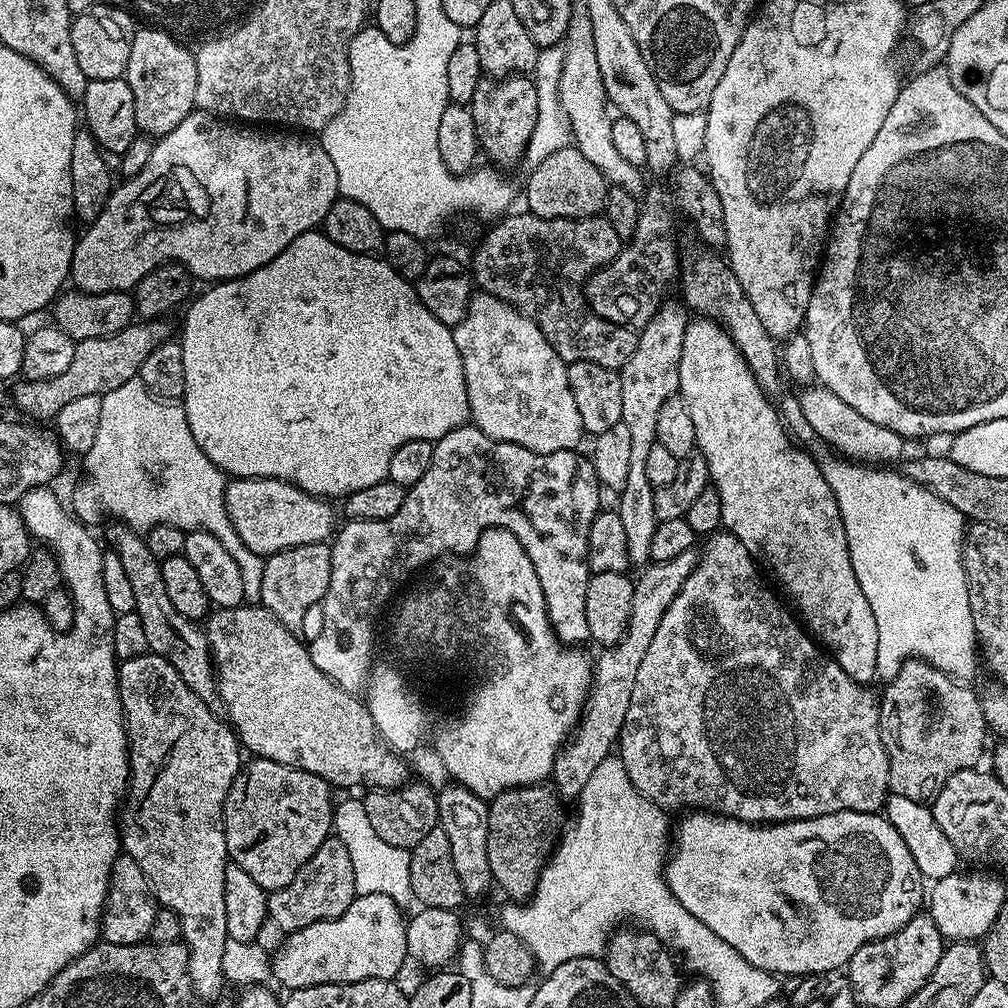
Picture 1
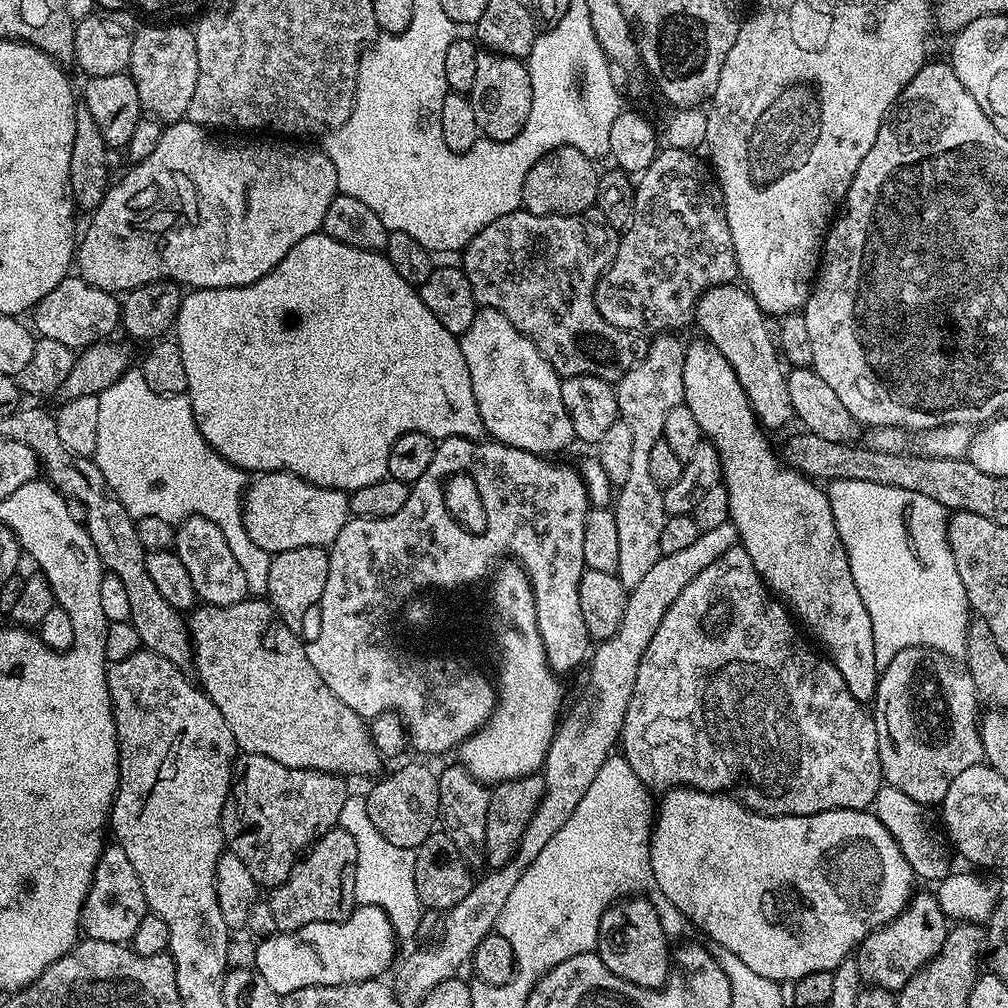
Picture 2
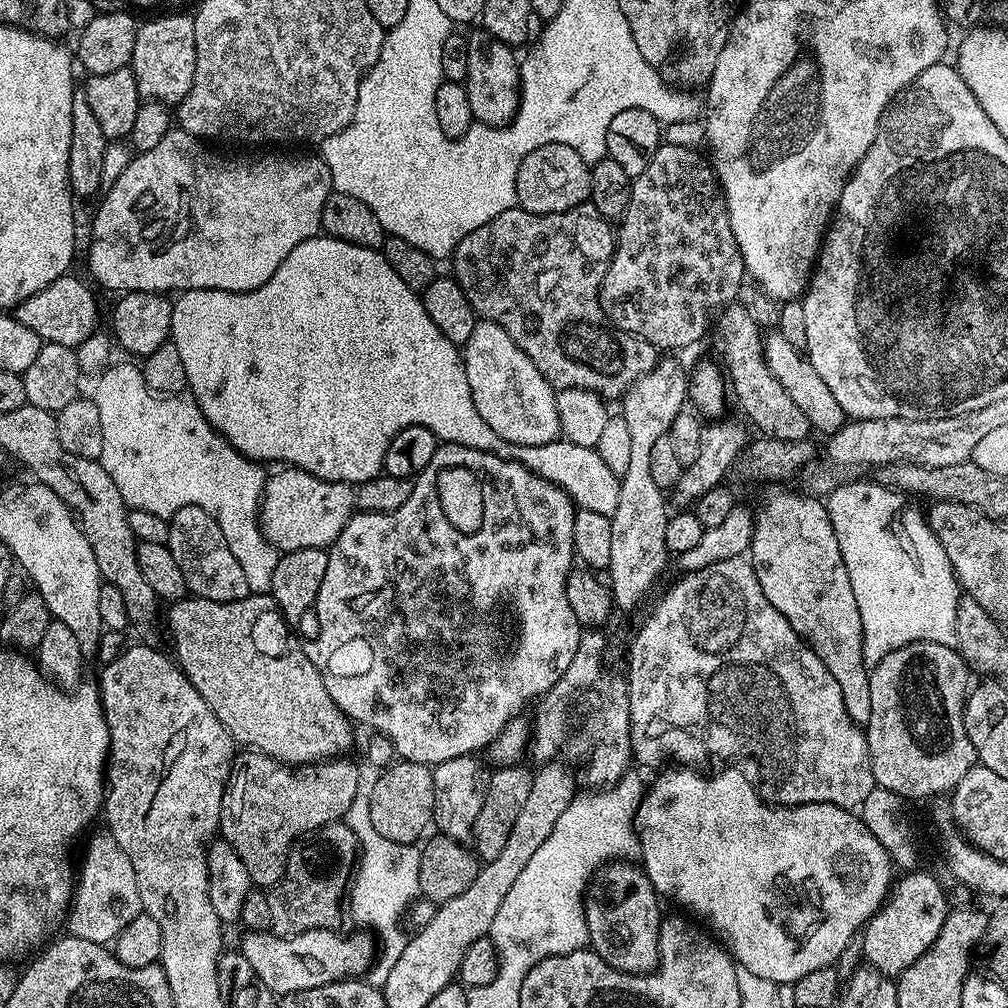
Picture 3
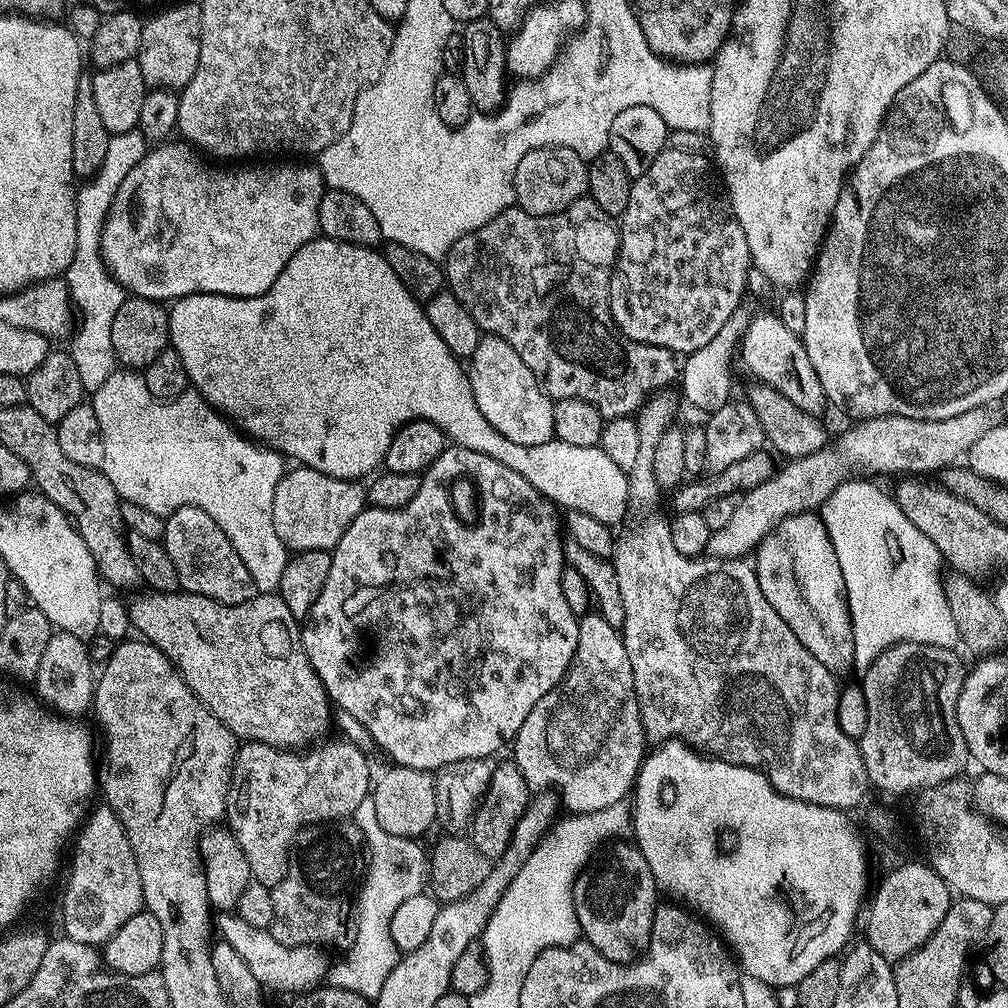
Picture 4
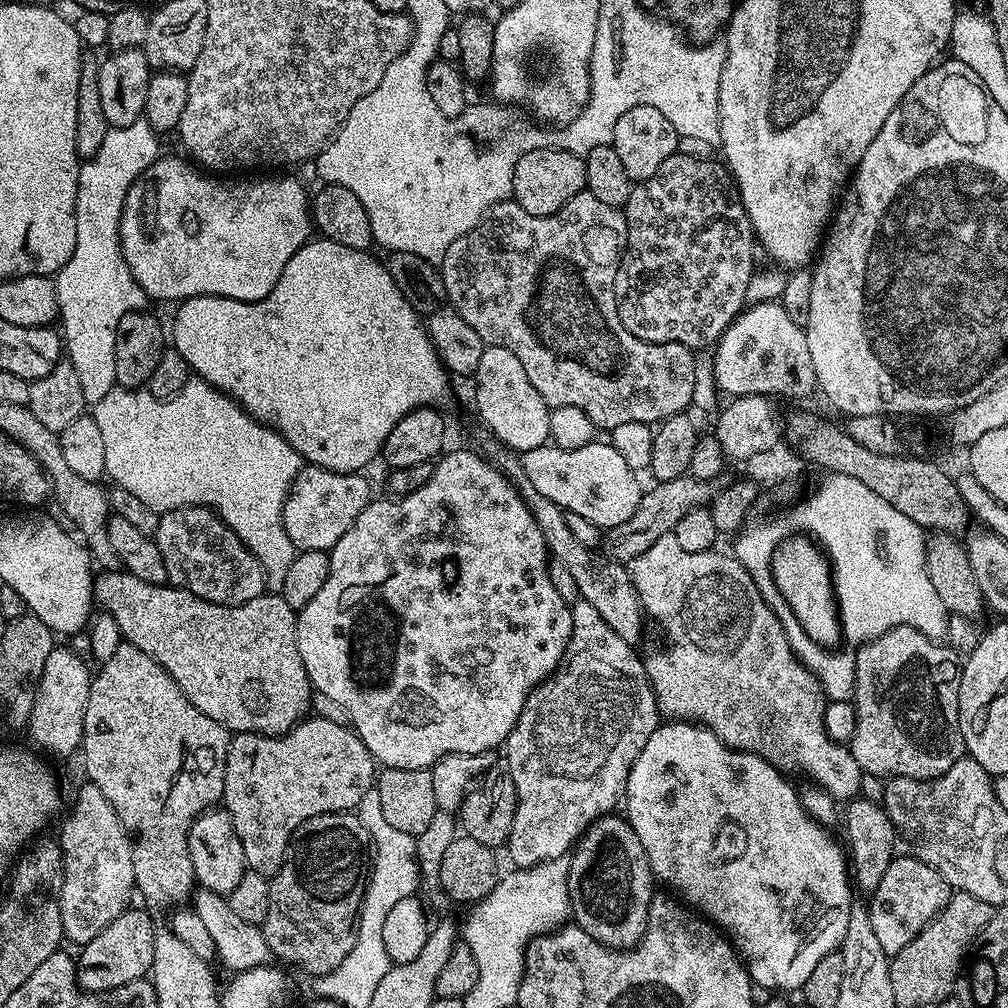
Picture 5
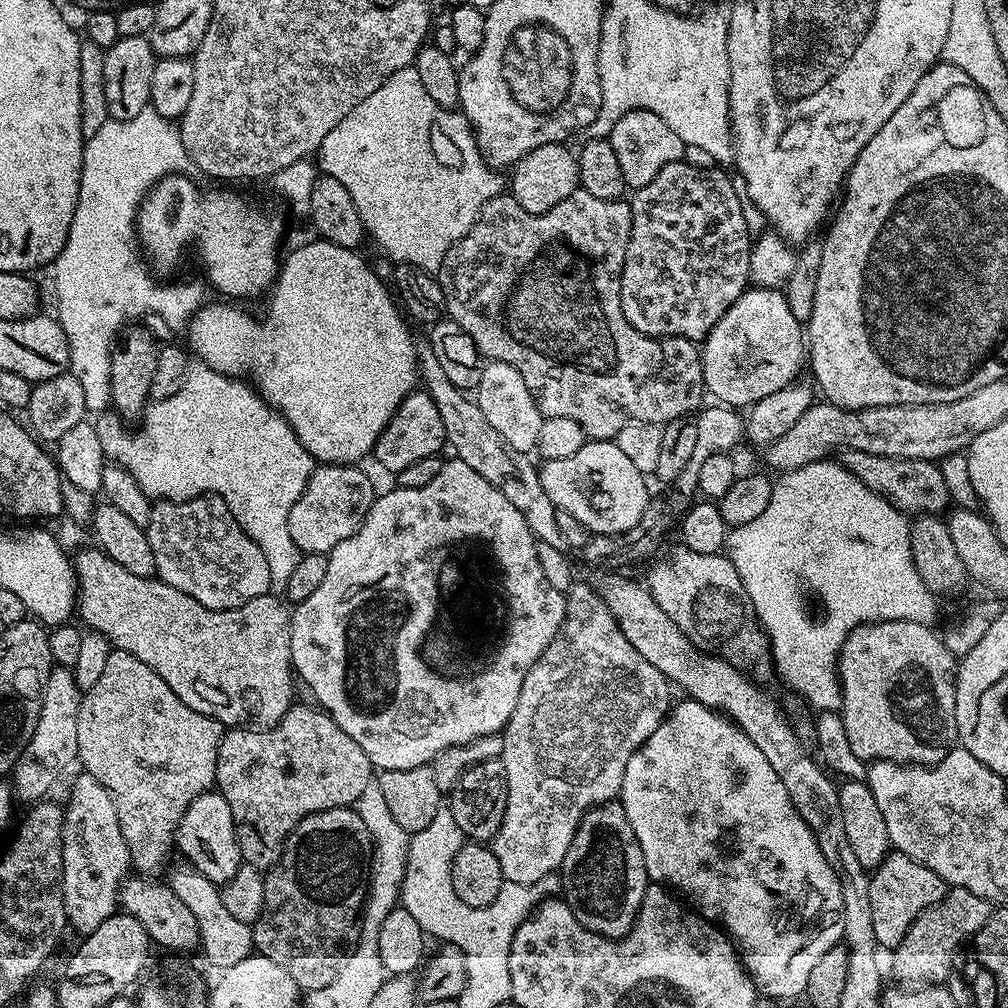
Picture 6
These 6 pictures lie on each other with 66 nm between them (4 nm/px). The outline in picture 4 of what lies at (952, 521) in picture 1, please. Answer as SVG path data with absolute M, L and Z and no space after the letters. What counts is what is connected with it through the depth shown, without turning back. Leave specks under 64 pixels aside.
M853 478L837 486L826 498L824 507L818 515L823 520L830 534L830 542L834 542L834 554L838 554L838 566L842 566L844 589L848 599L848 609L852 619L854 634L855 663L867 666L878 658L891 644L901 644L903 640L929 644L939 648L955 649L961 643L958 627L950 614L950 606L943 592L942 557L940 551L902 514L898 502L888 496L868 478Z

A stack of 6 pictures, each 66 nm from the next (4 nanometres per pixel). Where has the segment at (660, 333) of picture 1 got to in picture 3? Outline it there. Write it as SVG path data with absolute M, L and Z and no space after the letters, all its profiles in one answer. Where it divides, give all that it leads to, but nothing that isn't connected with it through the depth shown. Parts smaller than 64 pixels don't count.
M660 358L657 359L656 366L646 374L642 374L642 378L638 378L622 398L622 405L624 404L622 415L630 430L630 467L626 470L626 474L620 477L618 510L614 512L611 520L613 546L610 549L610 562L606 569L606 574L610 576L608 585L612 590L613 603L619 611L620 609L632 609L644 594L649 592L663 572L667 560L670 560L670 553L665 542L666 522L669 518L670 508L666 503L665 489L658 487L654 482L654 477L650 474L650 453L654 451L658 438L671 433L674 418L678 418L678 414L685 411L686 401L689 399L689 379L689 373L680 369L678 361Z

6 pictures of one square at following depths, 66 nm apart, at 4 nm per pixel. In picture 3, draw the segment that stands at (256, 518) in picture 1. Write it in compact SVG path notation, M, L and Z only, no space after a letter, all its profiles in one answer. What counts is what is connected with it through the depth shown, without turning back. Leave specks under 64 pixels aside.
M284 466L281 469L273 476L271 473L264 481L264 494L260 497L260 529L264 531L264 536L281 553L307 548L327 549L338 534L342 534L349 518L357 511L356 488L351 484L323 480L301 468Z

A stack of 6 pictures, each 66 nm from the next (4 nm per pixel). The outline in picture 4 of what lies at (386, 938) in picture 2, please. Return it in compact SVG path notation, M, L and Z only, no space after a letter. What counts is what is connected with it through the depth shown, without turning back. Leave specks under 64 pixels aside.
M232 912L219 913L215 917L214 928L217 933L220 931L219 939L232 946L234 954L238 954L238 958L242 958L246 966L250 966L250 974L254 974L254 978L258 978L265 989L273 988L276 992L299 994L317 987L327 977L330 959L323 952L323 947L314 944L279 944L269 929L250 926Z

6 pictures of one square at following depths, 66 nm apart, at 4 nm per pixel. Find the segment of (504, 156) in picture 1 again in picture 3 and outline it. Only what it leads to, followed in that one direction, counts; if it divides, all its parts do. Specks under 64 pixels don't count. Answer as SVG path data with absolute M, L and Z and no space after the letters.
M477 30L467 33L468 73L464 79L464 89L470 98L470 110L475 123L491 128L503 128L516 116L520 108L520 66L509 45L503 44L489 32Z

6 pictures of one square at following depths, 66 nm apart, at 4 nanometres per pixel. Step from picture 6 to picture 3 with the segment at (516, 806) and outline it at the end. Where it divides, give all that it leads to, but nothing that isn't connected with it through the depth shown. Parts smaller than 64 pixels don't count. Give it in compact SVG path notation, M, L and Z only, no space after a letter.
M588 630L581 635L580 645L574 654L574 662L554 682L549 692L539 697L536 717L530 720L530 756L539 762L552 762L557 759L559 752L567 748L577 748L588 755L589 785L604 786L618 779L629 771L633 763L632 743L630 742L630 698L628 697L628 682L623 675L611 672L604 665L604 636L603 631Z

